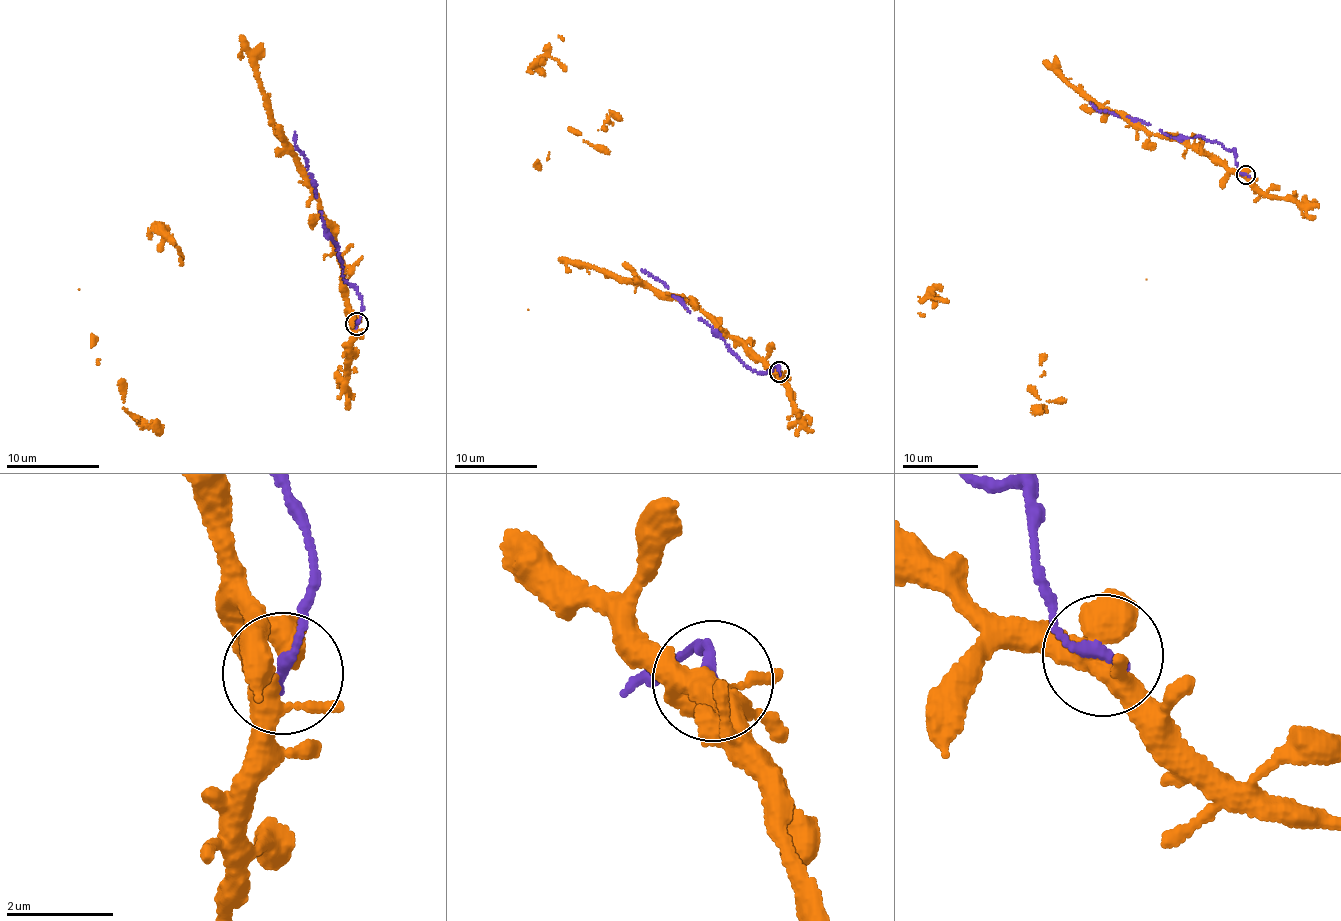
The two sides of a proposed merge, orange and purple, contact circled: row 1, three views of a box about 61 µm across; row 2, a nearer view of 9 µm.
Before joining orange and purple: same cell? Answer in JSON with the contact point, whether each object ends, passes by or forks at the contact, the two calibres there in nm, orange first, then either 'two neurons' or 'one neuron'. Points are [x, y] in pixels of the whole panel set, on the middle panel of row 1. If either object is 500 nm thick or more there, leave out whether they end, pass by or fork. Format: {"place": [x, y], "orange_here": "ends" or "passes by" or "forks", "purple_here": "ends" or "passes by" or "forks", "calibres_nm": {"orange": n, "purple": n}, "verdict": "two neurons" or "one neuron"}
{"place": [779, 371], "orange_here": "forks", "purple_here": "ends", "calibres_nm": {"orange": 360, "purple": 220}, "verdict": "two neurons"}

